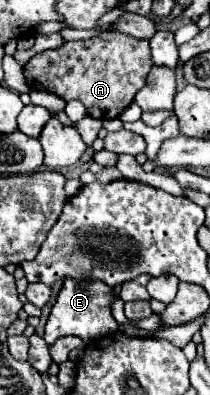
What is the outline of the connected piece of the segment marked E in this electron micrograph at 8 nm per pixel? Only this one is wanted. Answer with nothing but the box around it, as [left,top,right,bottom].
[43,277,119,345]

